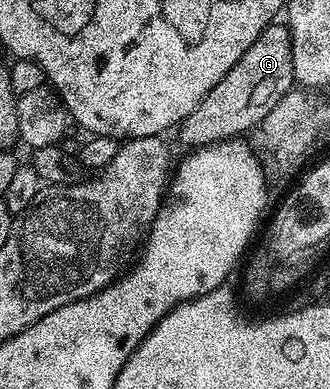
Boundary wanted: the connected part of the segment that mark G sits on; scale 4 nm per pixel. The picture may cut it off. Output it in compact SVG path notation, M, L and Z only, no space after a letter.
M275 22L263 30L248 50L244 50L236 66L232 66L232 70L228 70L228 74L224 74L219 84L196 106L196 110L186 116L177 129L178 136L190 150L245 137L245 132L253 133L264 118L272 114L272 106L287 96L295 84L290 29L285 23Z

